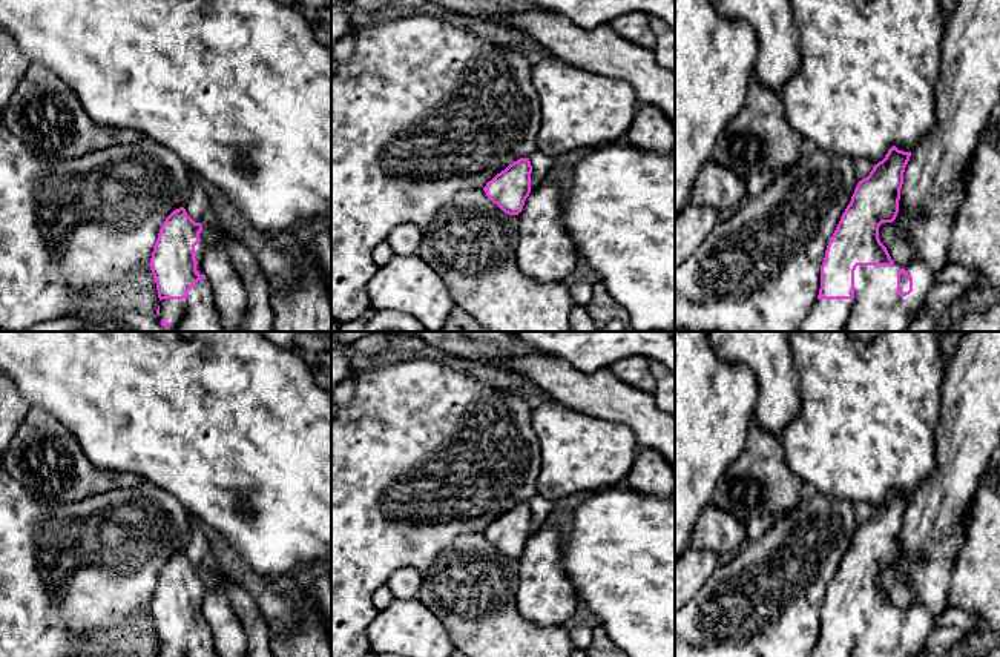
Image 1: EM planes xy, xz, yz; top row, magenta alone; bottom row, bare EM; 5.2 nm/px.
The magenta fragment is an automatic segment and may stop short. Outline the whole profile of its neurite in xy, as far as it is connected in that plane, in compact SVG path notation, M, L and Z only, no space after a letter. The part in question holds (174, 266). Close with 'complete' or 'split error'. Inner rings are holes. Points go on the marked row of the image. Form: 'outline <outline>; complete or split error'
outline M184 207L173 210L163 223L150 258L160 305L156 315L166 332L224 332L213 290L202 270L202 259L213 244L224 244L232 266L247 290L247 313L241 332L275 332L271 290L256 258L219 226L195 223Z; split error

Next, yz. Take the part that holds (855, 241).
outline M959 0L945 23L940 75L936 86L936 126L913 152L893 146L885 158L860 180L850 204L827 246L821 266L821 289L810 315L794 332L905 332L913 315L925 302L934 284L934 275L949 262L951 229L965 195L965 172L975 143L986 126L994 106L1000 101L1000 0ZM899 215L910 216L910 244L919 259L897 264L879 239L882 223Z; split error

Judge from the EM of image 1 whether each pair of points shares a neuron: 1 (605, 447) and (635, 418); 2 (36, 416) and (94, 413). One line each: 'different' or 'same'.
1: different
2: different

